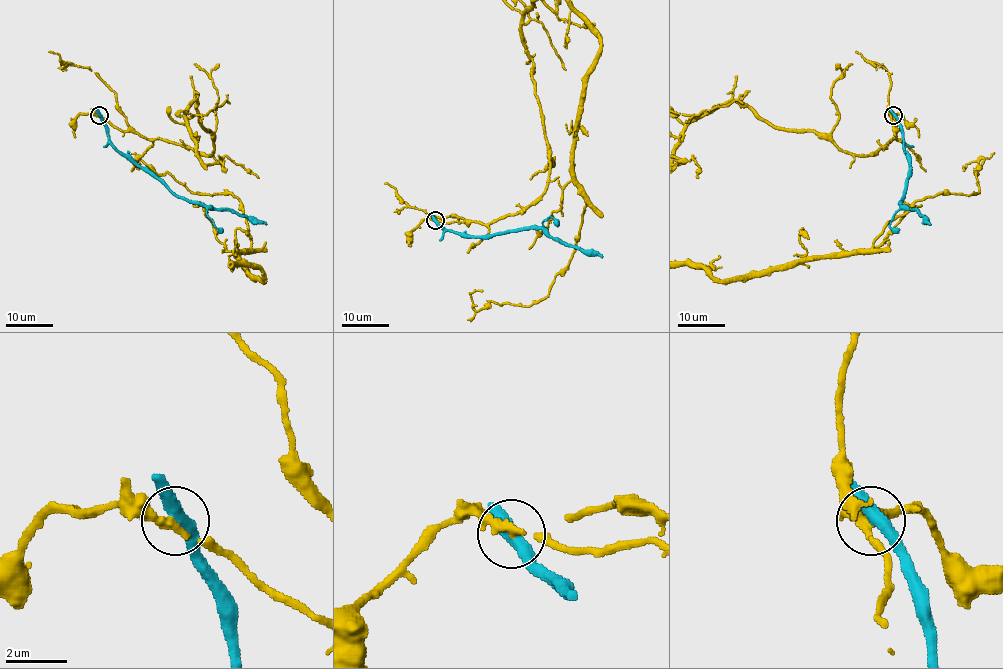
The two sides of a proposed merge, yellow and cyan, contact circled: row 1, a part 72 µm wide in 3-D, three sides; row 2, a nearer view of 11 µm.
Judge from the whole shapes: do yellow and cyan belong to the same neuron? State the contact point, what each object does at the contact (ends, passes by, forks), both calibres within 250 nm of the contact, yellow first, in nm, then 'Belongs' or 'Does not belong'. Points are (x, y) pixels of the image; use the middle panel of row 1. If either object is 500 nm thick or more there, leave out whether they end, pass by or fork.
Place: (435, 220). At the ring yellow passes by. At the ring cyan passes by. Thickness 240 nm (yellow) against 400 nm. Does not belong

